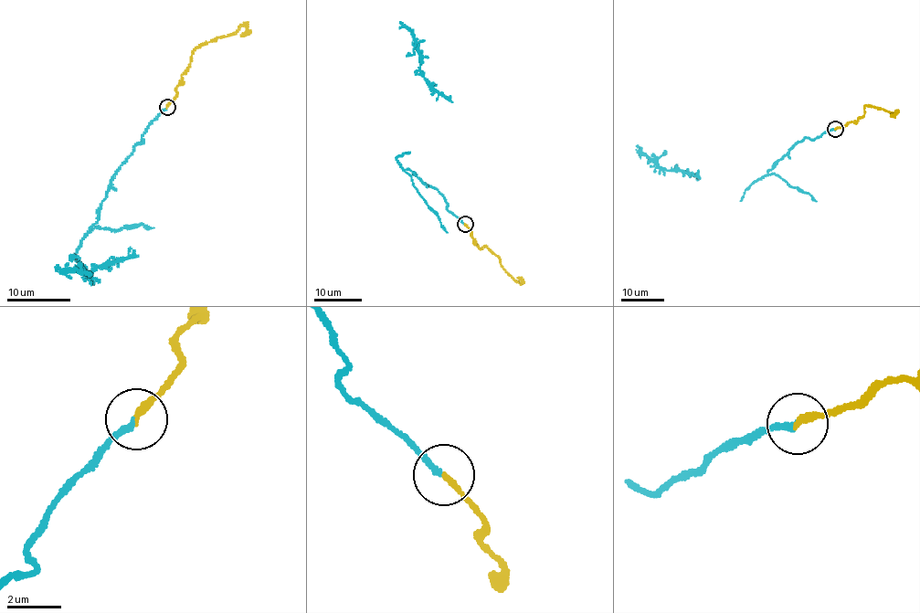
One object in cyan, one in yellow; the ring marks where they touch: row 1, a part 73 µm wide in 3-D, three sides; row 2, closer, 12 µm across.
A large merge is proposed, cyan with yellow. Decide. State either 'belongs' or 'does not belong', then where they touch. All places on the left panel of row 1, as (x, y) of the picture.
does not belong; at (167, 107)

